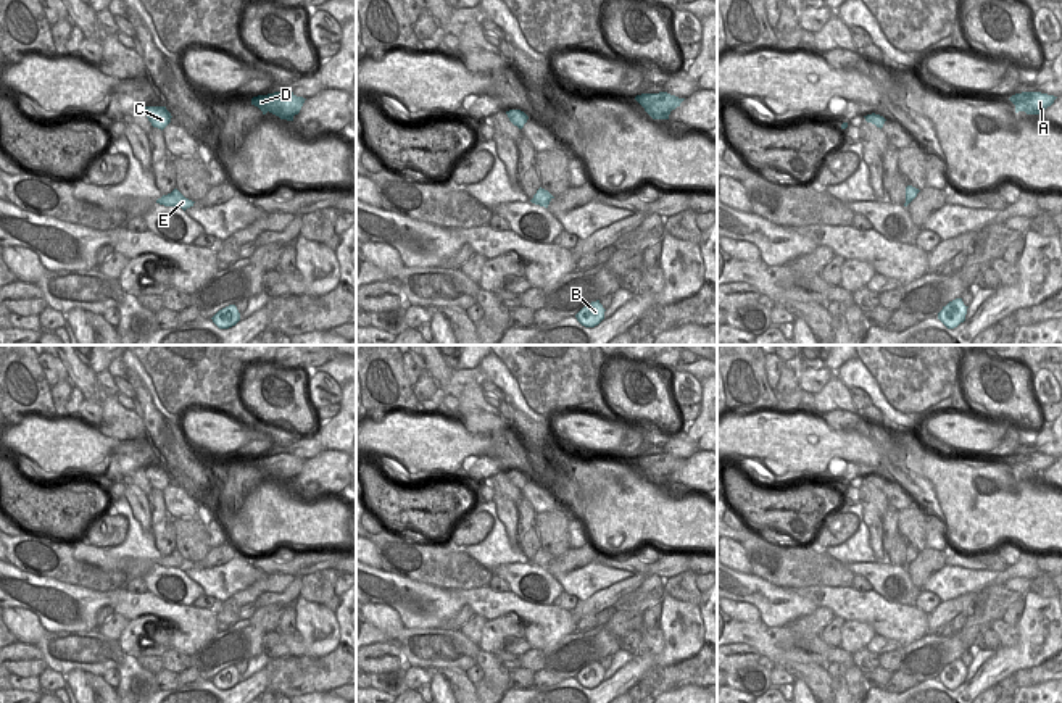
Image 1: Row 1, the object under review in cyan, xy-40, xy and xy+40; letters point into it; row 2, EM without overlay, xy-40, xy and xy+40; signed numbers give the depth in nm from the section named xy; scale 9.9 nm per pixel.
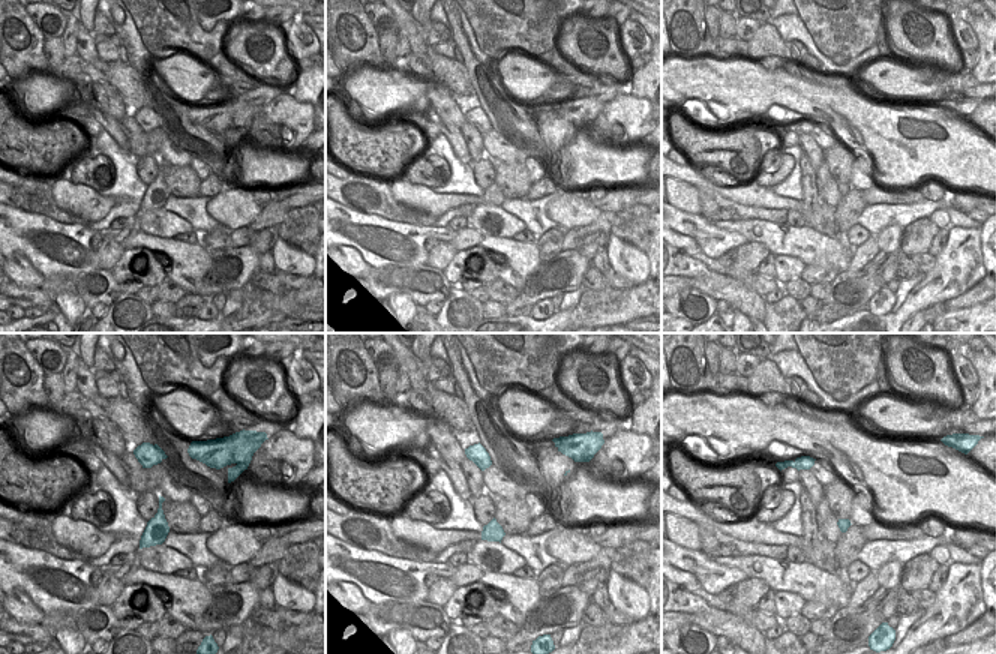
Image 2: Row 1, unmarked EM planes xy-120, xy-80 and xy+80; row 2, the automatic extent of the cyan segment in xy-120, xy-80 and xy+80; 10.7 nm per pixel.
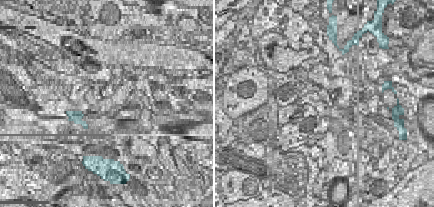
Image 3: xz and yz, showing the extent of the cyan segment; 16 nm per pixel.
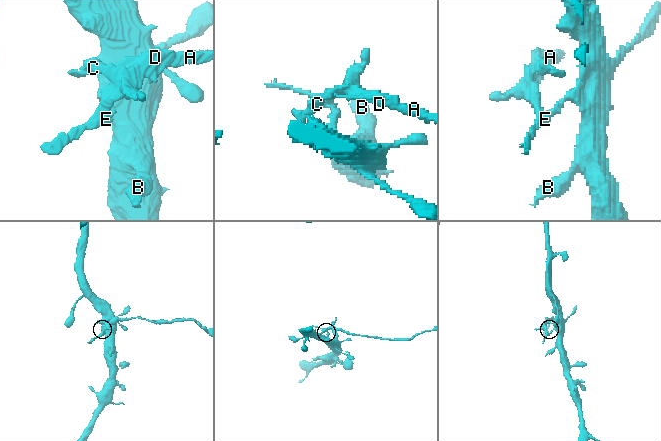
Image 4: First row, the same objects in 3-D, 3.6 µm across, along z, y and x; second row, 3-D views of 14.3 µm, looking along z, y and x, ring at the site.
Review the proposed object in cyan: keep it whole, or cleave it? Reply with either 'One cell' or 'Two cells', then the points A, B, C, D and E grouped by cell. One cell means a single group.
Two cells. Groups: A C D E / B

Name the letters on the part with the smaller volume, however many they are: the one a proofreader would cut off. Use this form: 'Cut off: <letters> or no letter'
Cut off: A, C, D, E

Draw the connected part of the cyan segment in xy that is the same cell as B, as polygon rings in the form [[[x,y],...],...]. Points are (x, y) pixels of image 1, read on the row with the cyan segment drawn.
[[[599,300],[585,305],[577,314],[577,321],[585,327],[595,327],[604,319],[604,308]]]

